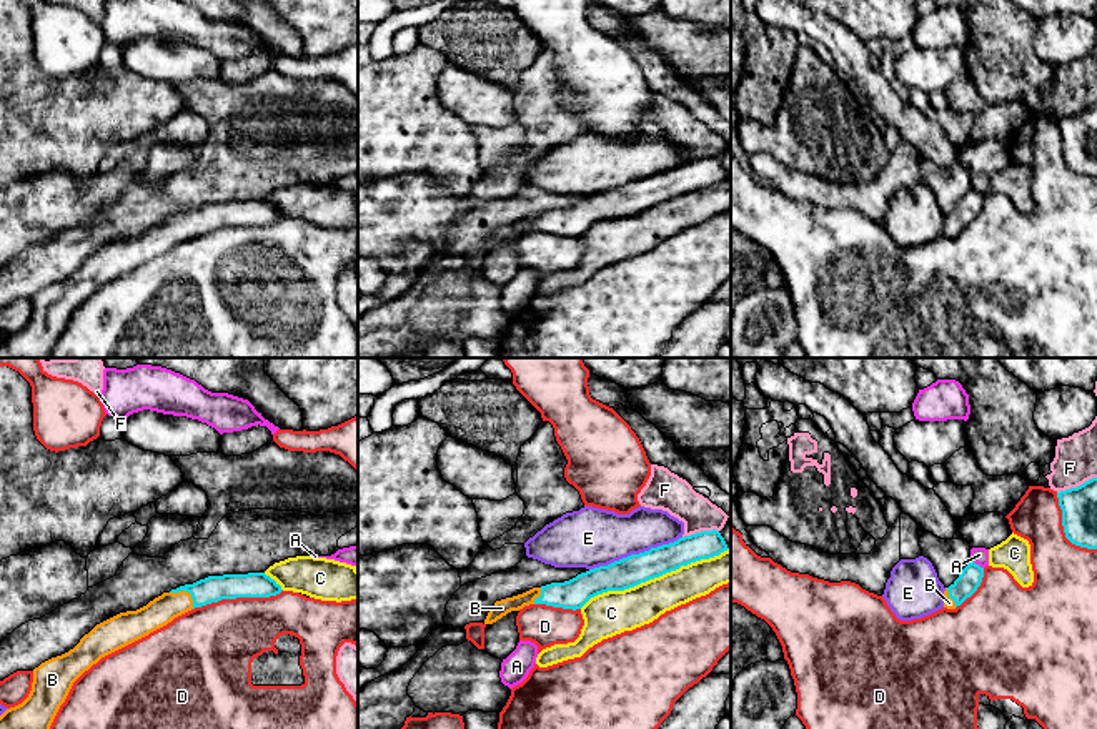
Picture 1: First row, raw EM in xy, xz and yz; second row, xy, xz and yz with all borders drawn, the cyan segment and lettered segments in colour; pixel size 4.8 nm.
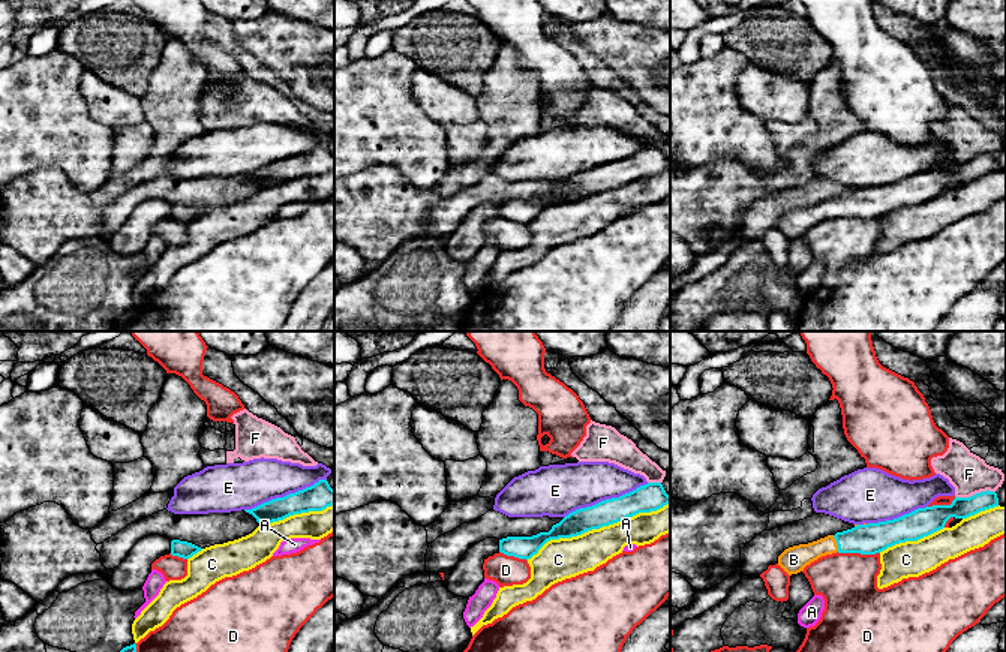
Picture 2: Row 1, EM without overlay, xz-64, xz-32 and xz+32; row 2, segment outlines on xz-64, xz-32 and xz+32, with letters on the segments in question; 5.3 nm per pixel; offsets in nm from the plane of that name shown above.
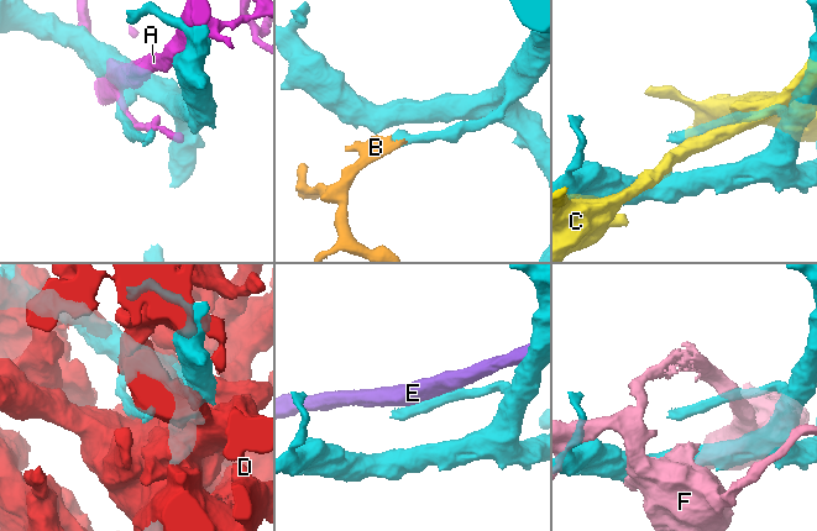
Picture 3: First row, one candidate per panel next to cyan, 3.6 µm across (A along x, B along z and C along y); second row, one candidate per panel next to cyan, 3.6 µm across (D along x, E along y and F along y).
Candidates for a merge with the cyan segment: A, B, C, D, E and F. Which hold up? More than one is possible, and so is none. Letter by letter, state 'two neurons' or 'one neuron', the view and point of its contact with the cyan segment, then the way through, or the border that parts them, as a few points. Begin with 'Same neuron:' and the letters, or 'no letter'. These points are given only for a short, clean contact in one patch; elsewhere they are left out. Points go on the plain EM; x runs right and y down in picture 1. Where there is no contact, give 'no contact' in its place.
Same neuron: B
A: two neurons; meets cyan in yz at (977, 192)
B: one neuron; meets cyan in xy at (187, 218); runs through xy (210, 217), (187, 218), (160, 238)
C: two neurons; meets cyan in xz at (653, 205)
D: two neurons; meets cyan in xy at (237, 223)
E: two neurons; meets cyan in xz at (635, 182)
F: two neurons; meets cyan in yz at (1077, 114)

